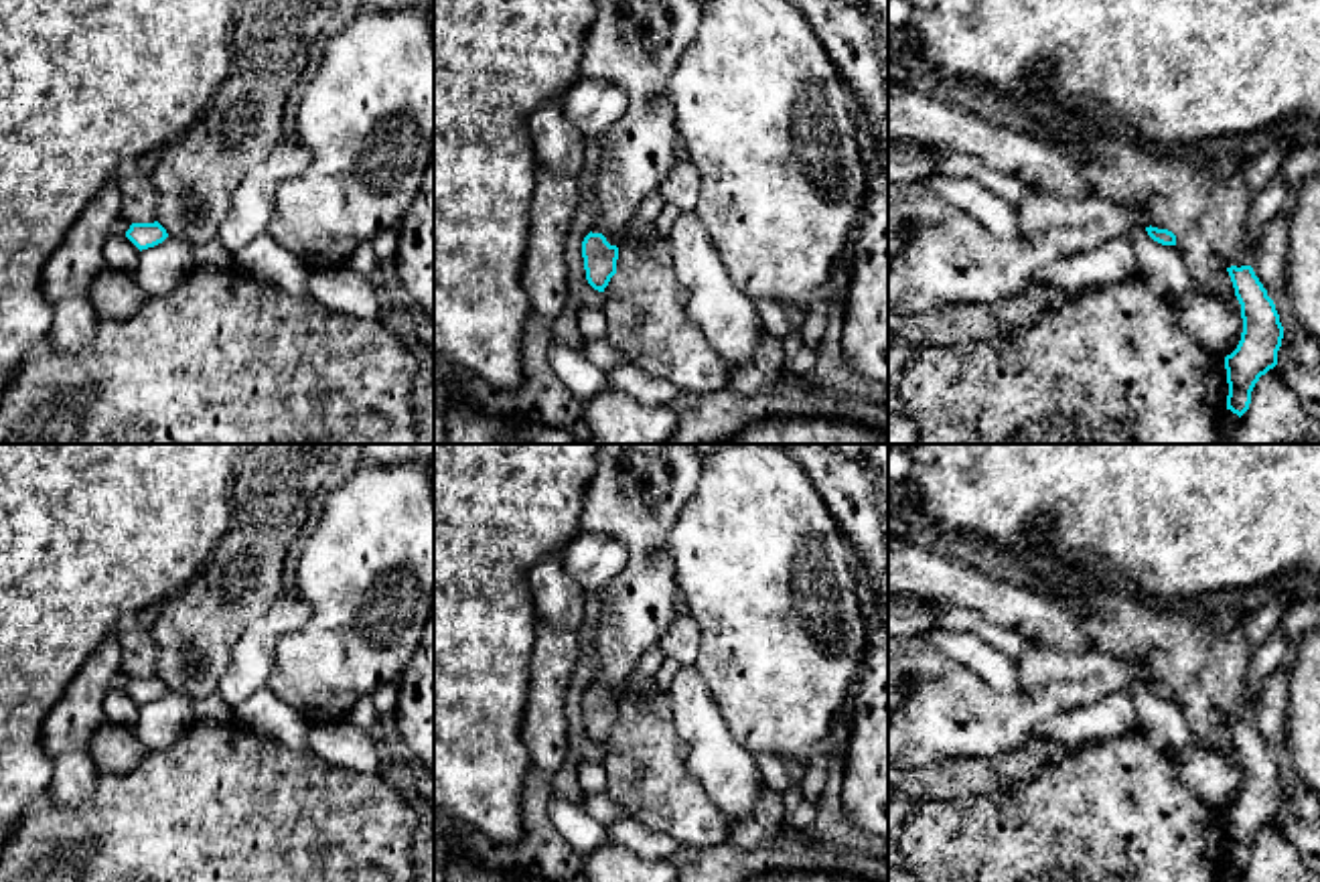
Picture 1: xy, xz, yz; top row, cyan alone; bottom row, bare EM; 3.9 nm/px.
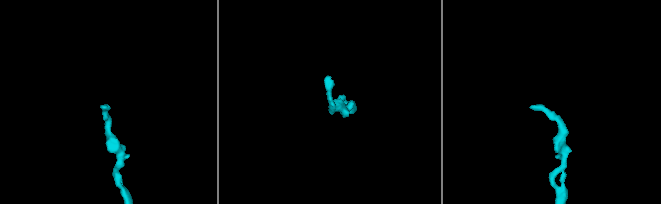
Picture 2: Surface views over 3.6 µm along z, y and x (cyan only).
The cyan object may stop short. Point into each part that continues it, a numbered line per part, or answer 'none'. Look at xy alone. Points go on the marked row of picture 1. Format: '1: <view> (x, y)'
none

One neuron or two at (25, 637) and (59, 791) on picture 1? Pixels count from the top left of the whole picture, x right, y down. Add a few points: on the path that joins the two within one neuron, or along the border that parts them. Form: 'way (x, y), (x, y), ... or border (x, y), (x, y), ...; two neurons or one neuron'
border (55, 761), (45, 793); two neurons

